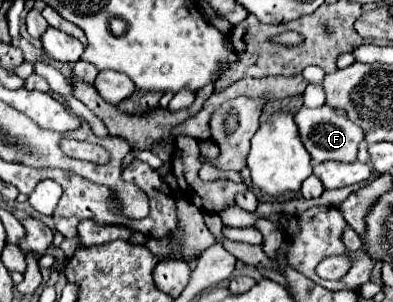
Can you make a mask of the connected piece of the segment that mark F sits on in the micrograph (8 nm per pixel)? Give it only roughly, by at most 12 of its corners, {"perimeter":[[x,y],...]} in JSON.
{"perimeter":[[327,104],[295,114],[313,162],[355,162],[363,130]]}

